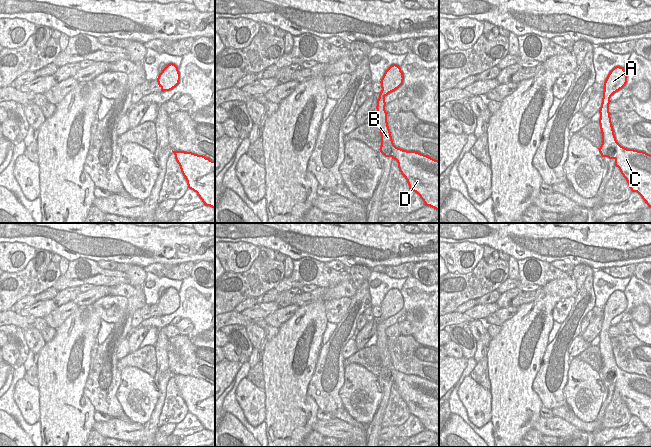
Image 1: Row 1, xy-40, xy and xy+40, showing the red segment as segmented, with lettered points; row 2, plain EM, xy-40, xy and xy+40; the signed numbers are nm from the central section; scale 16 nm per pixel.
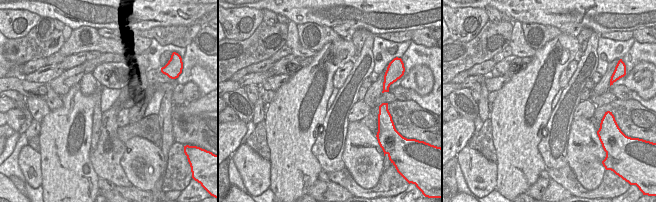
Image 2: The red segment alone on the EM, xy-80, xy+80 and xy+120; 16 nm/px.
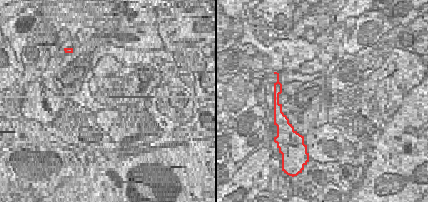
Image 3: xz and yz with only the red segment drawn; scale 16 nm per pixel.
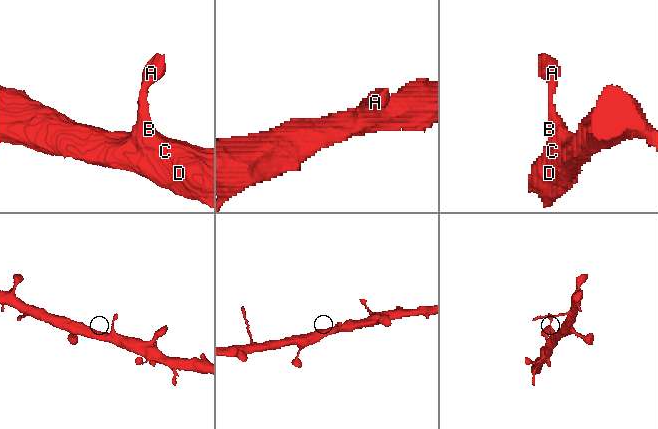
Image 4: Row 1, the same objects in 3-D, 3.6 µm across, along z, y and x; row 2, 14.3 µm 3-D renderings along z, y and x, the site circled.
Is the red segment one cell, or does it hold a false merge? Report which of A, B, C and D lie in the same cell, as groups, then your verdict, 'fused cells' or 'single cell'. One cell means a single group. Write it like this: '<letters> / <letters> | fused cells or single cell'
A B C D | single cell

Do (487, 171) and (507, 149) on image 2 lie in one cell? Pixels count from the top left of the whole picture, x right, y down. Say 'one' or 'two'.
two

